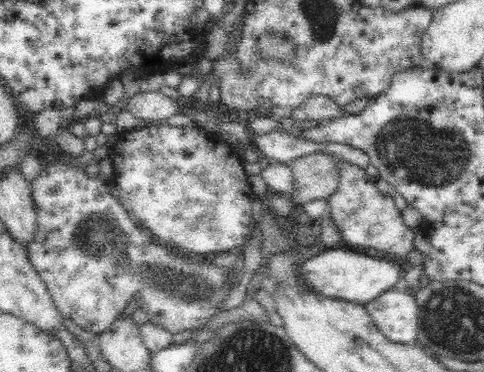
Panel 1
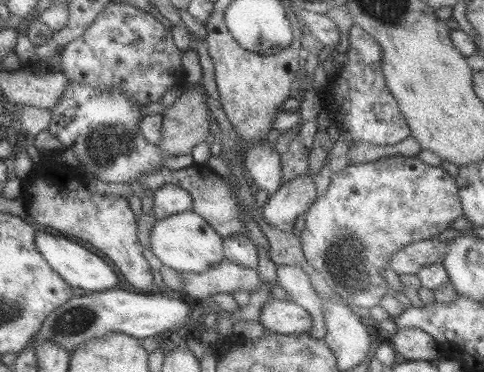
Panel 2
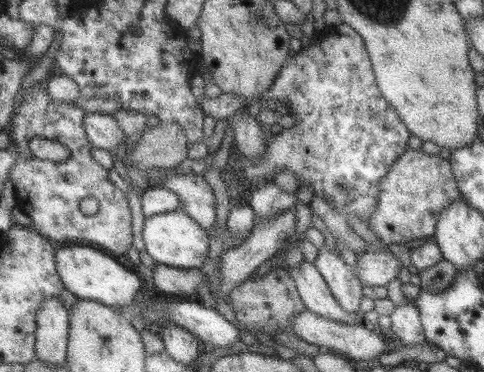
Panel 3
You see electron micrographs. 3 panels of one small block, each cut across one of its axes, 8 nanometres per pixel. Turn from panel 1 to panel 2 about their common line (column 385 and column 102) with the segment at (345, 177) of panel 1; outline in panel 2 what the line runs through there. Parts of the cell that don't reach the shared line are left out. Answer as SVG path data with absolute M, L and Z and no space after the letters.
M53 152L51 156L41 154L41 160L47 166L33 166L33 172L25 178L23 188L23 200L27 204L27 216L37 222L39 230L53 232L63 238L77 238L91 248L99 250L103 256L111 258L111 264L117 268L117 274L123 276L123 280L129 282L129 286L135 288L139 294L149 294L157 288L151 288L151 268L141 256L141 244L137 242L137 218L131 212L127 198L119 194L107 194L107 196L93 196L87 188L87 184L77 176L71 168L63 162L57 162L55 158L61 152Z

